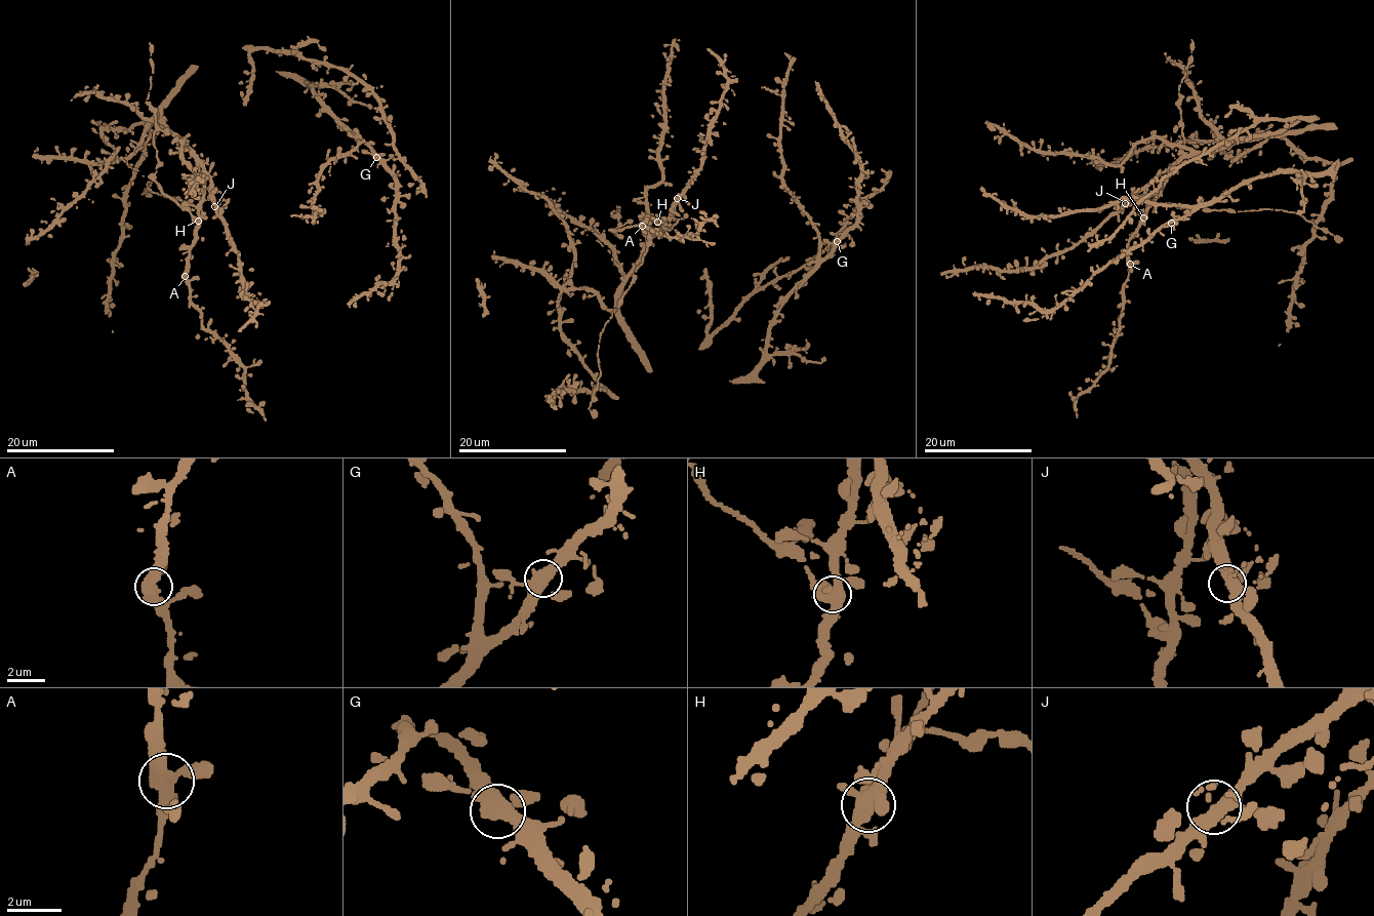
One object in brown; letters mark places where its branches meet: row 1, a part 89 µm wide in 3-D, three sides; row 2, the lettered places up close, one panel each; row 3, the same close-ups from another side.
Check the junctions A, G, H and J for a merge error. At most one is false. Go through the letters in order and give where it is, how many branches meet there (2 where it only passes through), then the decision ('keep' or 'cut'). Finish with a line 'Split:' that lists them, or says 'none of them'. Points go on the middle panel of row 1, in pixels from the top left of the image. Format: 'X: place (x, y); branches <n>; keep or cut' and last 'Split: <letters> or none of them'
A: place (642, 226); branches 4; keep
G: place (837, 241); branches 4; keep
H: place (657, 222); branches 5; cut
J: place (677, 198); branches 5; keep
Split: H

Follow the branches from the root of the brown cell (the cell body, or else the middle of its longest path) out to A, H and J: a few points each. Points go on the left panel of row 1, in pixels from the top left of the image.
A: (226, 228), (213, 199), (213, 184), (201, 164), (202, 201), (185, 276)
H: (226, 228), (213, 199), (213, 184), (201, 164), (202, 201), (198, 221)
J: (226, 228), (214, 206)

